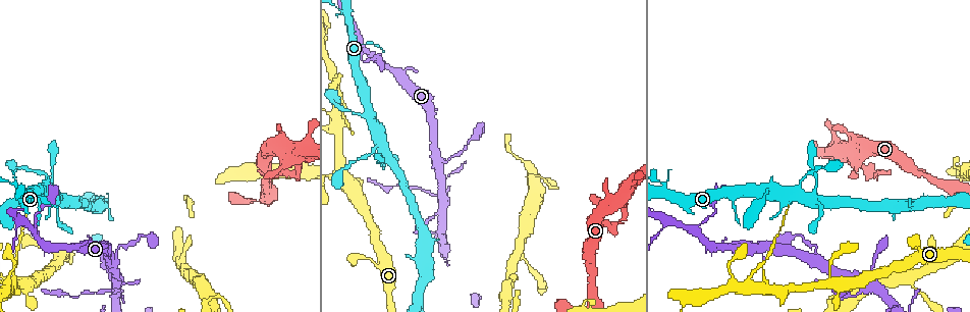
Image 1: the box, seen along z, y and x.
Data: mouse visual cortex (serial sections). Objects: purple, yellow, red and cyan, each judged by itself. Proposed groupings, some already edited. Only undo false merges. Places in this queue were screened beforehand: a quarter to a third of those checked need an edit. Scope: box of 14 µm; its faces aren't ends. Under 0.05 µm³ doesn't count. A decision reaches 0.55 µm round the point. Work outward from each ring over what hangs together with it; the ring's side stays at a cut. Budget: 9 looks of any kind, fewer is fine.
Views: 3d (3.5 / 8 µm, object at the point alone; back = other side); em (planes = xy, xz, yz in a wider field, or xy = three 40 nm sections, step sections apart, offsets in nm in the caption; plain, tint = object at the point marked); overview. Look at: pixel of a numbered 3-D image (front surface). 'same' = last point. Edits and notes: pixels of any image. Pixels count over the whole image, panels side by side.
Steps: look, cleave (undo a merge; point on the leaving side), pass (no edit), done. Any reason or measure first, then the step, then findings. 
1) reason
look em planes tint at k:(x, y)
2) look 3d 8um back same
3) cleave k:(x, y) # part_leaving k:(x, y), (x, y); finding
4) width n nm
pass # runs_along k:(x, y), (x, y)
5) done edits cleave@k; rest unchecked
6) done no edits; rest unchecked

thin arm on a thick one
look em planes tint at 1:(13, 275)

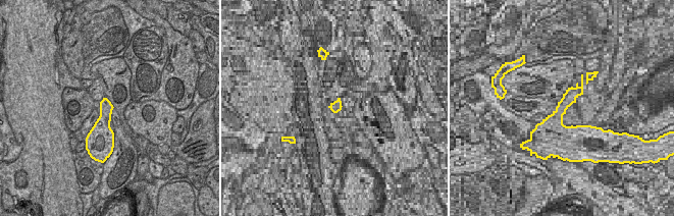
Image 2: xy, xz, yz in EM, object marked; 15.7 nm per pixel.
wider look
look 3d 3.5um same

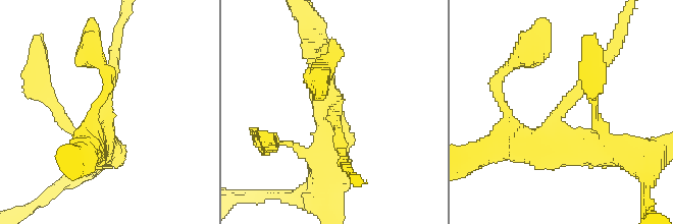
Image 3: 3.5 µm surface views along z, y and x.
width 220 nm
cleave 3:(115, 63) # border 2:(111, 104), (100, 107); two cells meet here

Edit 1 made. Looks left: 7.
look overview

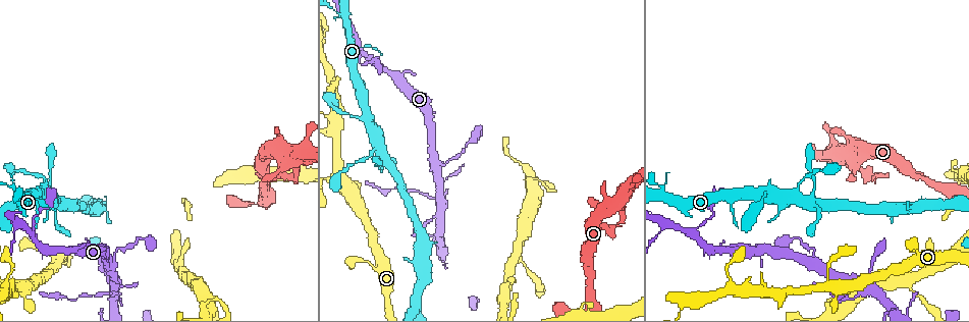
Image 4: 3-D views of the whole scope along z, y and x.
a narrow waist
look 3d 3.5um at 4:(819, 219)

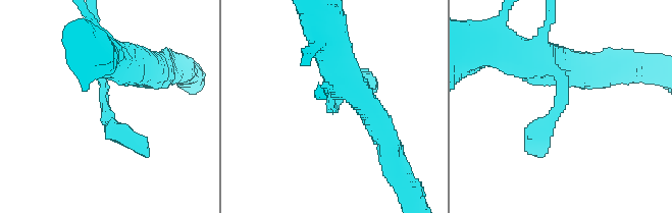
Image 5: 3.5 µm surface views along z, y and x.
look em xy step 2 tint at 5:(336, 105)

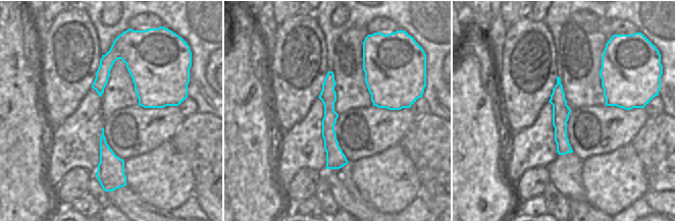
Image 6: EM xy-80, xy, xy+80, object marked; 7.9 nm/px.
pass # runs_along 5:(113, 61), (104, 108), (144, 152); one cell here

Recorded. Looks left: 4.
calibre changes
look 3d 3.5um at 4:(104, 293)

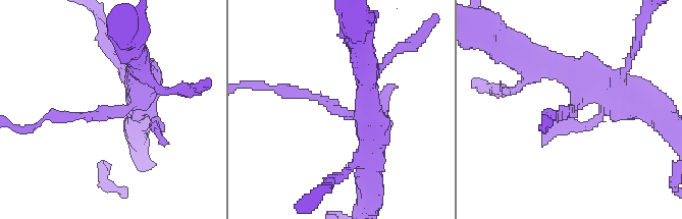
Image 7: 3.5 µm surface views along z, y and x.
arm_widths 150, 450 nm; need the tissue
look em xy step 5 tint at 7:(569, 109)

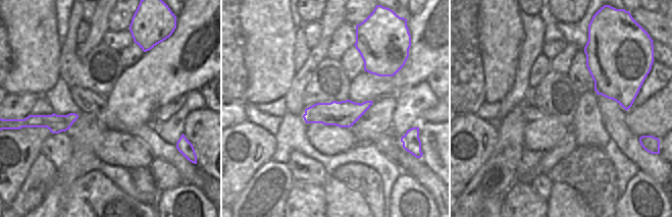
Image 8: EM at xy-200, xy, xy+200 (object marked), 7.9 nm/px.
cleave 7:(322, 100) # part_leaving 7:(353, 113), (306, 93), (262, 85); two cells meet here

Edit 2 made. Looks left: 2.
done edits cleave@3, cleave@7; rest unchecked

